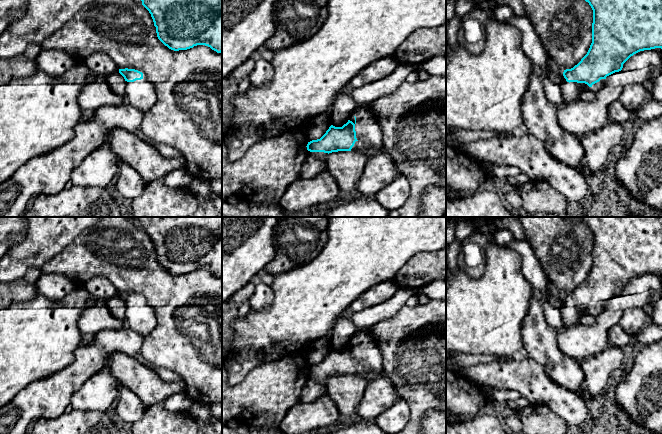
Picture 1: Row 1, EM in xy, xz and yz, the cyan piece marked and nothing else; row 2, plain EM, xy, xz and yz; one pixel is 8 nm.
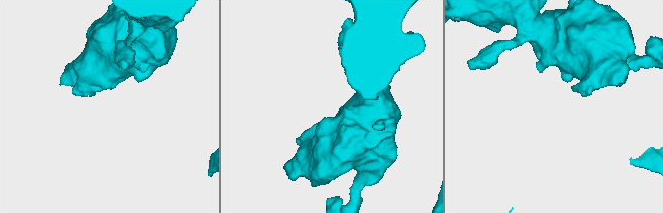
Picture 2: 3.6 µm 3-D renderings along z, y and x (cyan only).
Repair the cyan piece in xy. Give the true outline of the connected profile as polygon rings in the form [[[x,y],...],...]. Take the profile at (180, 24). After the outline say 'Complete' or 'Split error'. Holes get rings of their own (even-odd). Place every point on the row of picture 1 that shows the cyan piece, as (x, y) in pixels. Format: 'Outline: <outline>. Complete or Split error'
Outline: [[[141,0],[156,27],[158,39],[174,51],[197,45],[222,52],[222,0]]]. Complete

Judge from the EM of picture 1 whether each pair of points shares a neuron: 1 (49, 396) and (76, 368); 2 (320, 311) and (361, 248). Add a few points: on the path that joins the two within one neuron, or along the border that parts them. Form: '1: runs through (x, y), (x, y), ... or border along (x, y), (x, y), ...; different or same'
1: runs through (56, 389), (70, 374); same
2: runs through (320, 295), (349, 264); same

